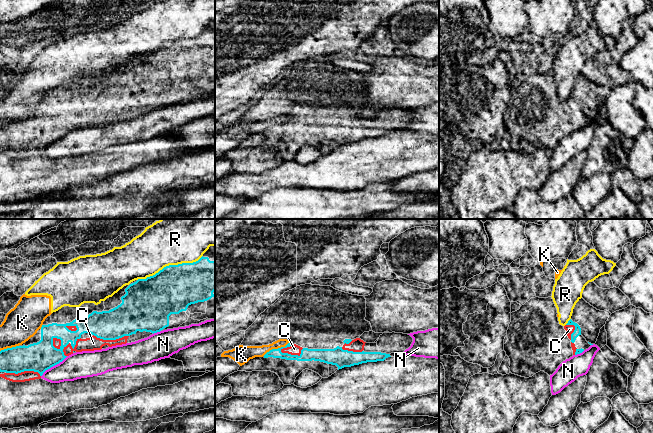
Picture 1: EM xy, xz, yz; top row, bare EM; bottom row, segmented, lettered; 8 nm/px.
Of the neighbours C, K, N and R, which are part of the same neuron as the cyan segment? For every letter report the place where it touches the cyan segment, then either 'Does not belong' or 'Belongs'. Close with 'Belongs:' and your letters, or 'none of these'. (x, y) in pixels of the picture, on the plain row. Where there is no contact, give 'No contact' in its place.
C: Touches cyan at xz (292, 131). Belongs
K: Touches cyan at xz (276, 125). Does not belong
N: Touches cyan at xy (53, 141). Does not belong
R: Touches cyan at xy (169, 41). Does not belong
Belongs: C

